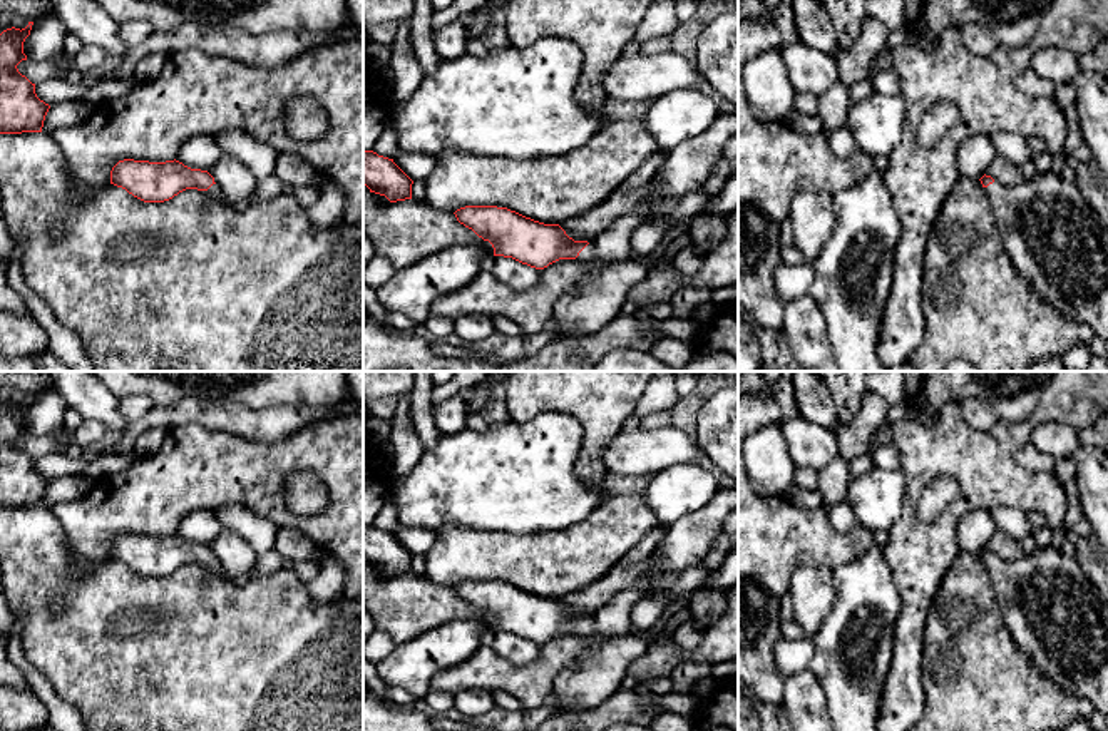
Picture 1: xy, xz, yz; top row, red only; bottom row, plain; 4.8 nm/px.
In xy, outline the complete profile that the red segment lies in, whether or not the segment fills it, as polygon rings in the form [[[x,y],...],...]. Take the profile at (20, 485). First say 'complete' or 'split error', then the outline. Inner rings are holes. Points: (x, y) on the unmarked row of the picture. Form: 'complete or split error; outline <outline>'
complete; outline [[[33,396],[25,403],[7,403],[0,408],[0,509],[42,507],[49,478],[35,468],[35,458],[22,450],[17,440],[27,435],[23,417]]]

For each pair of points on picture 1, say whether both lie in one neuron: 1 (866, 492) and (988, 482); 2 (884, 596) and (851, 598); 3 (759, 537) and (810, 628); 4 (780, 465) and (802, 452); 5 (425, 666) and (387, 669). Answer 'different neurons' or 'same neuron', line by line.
1: different neurons
2: same neuron
3: different neurons
4: different neurons
5: same neuron

